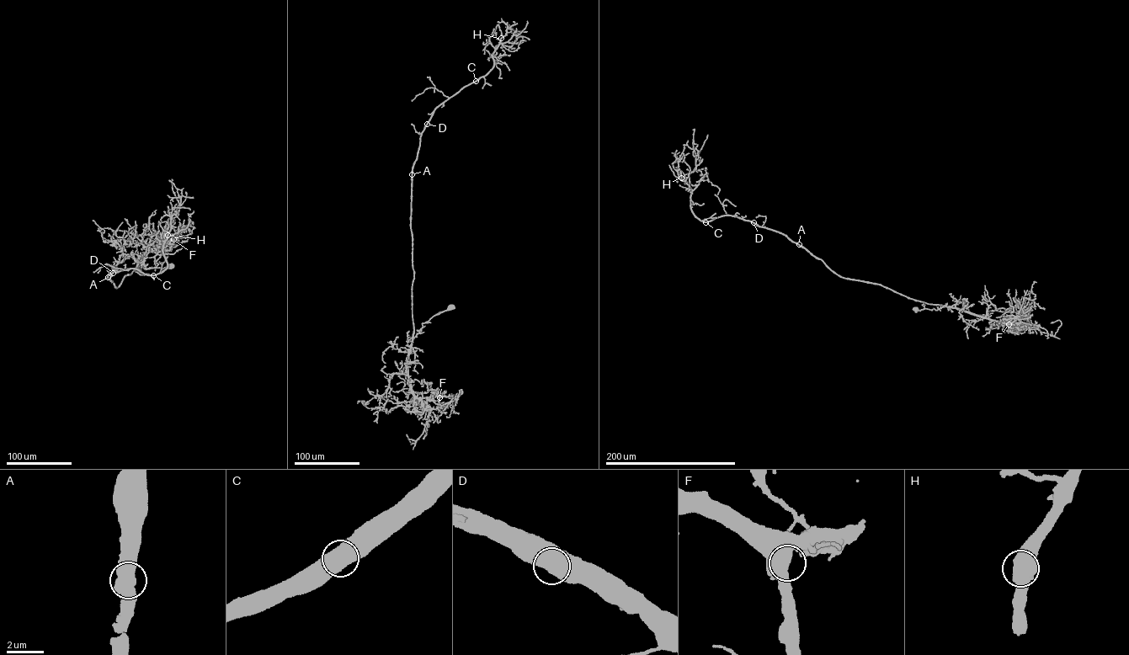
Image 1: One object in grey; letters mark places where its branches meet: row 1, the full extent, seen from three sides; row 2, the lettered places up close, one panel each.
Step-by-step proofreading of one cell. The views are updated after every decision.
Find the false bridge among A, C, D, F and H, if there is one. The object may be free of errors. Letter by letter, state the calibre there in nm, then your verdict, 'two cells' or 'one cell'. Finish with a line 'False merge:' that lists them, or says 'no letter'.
A: 700 nm thick; one cell
C: 700 nm thick; one cell
D: 700 nm thick; one cell
F: 650 nm thick; one cell
H: 650 nm thick; one cell
False merge: no letter

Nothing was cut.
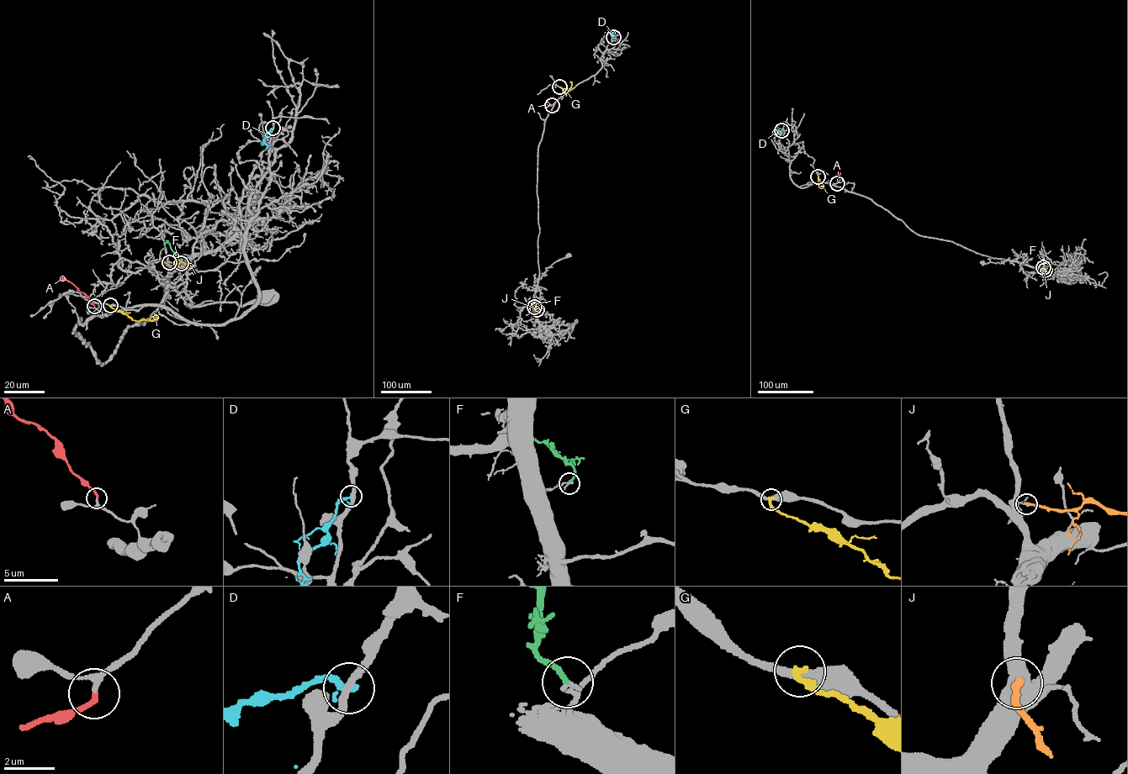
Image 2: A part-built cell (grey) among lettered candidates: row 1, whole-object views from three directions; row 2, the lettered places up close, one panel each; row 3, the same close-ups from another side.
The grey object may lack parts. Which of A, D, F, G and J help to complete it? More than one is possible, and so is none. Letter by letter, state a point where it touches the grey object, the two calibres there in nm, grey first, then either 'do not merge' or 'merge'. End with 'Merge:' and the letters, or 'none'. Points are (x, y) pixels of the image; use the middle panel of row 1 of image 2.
A: meets grey at (552, 105); 180 nm thick on the grey side, 200 nm on the other; merge
D: meets grey at (613, 37); 320 nm thick on the grey side, 260 nm on the other; do not merge
F: meets grey at (537, 309); 160 nm thick on the grey side, 200 nm on the other; do not merge
G: meets grey at (559, 86); 400 nm thick on the grey side, 240 nm on the other; do not merge
J: meets grey at (534, 307); 120 nm thick on the grey side, 280 nm on the other; do not merge
Merge: A

